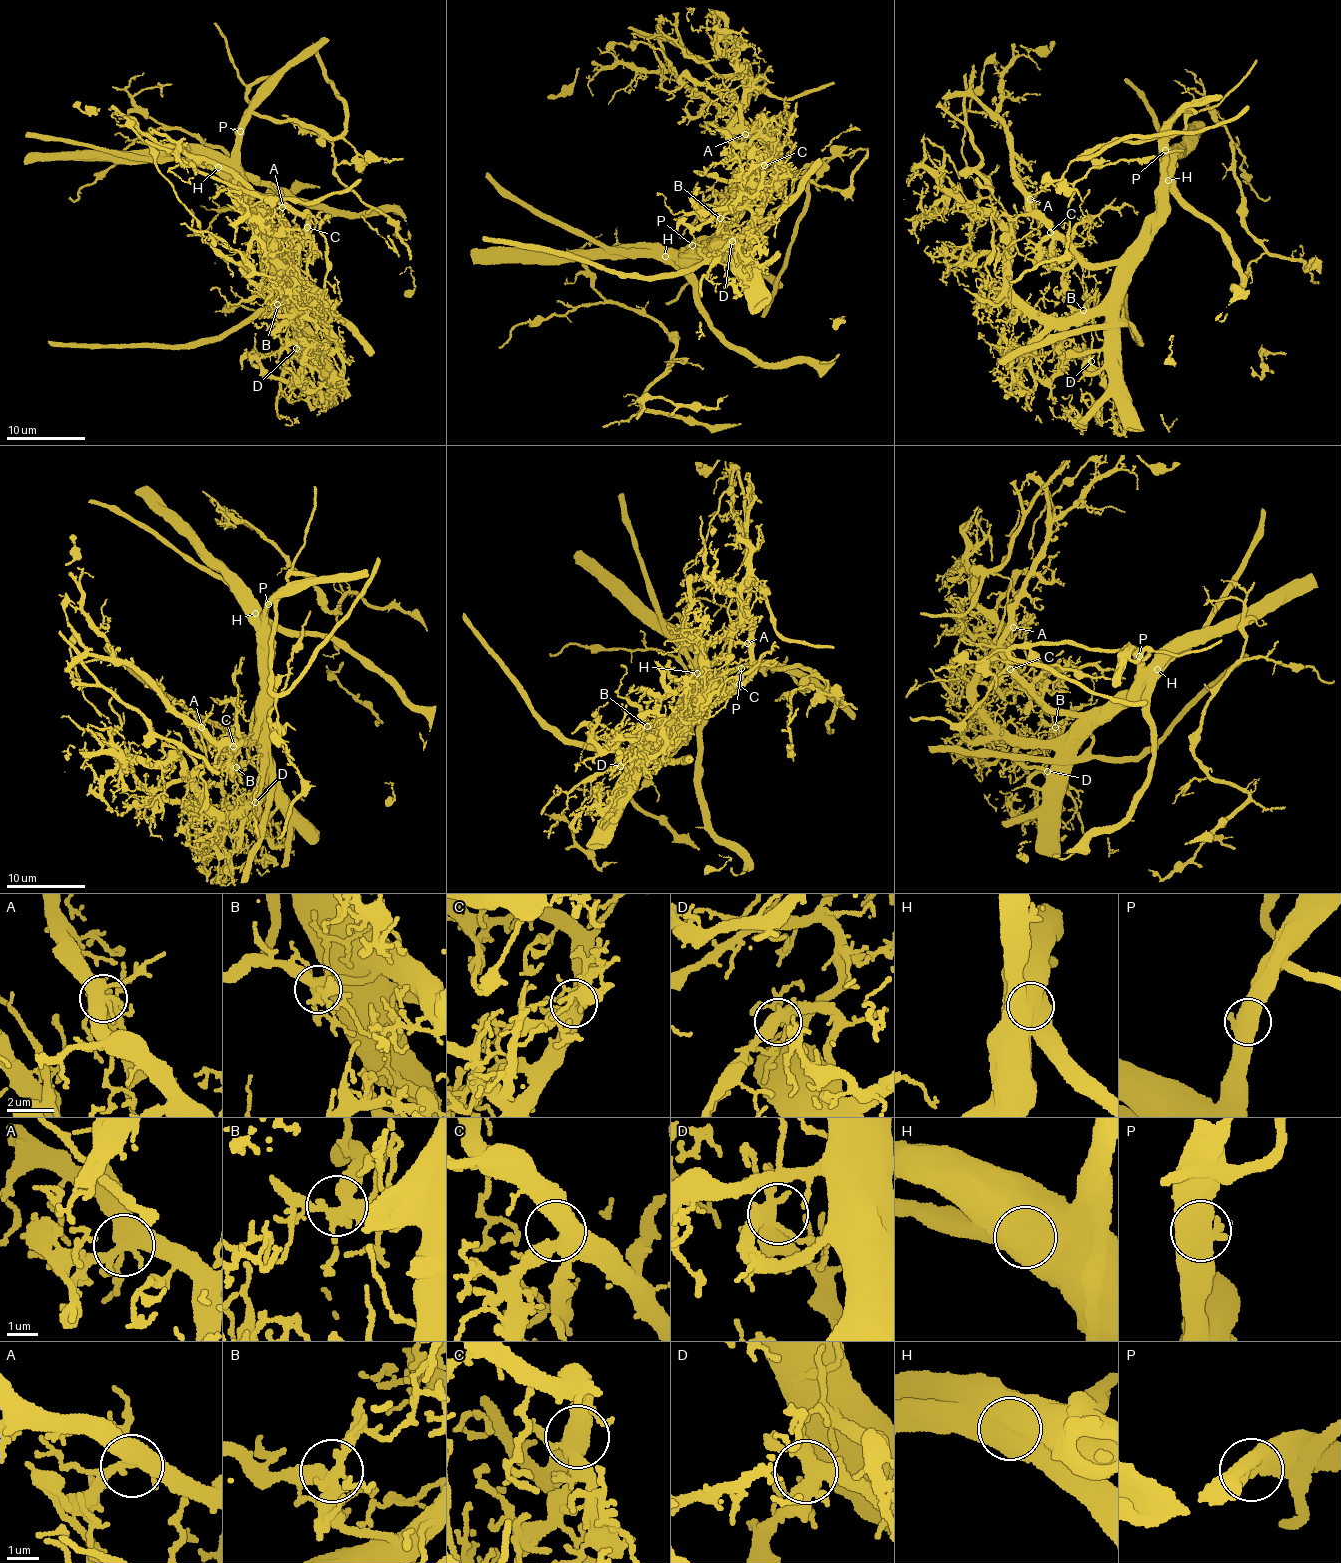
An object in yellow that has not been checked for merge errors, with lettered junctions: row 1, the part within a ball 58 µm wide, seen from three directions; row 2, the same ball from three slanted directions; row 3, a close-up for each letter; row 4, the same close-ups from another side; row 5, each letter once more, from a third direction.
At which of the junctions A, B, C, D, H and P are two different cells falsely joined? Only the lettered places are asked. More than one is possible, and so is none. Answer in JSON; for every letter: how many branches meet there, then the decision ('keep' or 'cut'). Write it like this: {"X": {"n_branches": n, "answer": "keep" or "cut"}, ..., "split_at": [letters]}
{"A": {"n_branches": 5, "answer": "cut"}, "B": {"n_branches": 5, "answer": "keep"}, "C": {"n_branches": 4, "answer": "keep"}, "D": {"n_branches": 5, "answer": "keep"}, "H": {"n_branches": 1, "answer": "cut"}, "P": {"n_branches": 3, "answer": "cut"}, "split_at": ["A", "H", "P"]}

